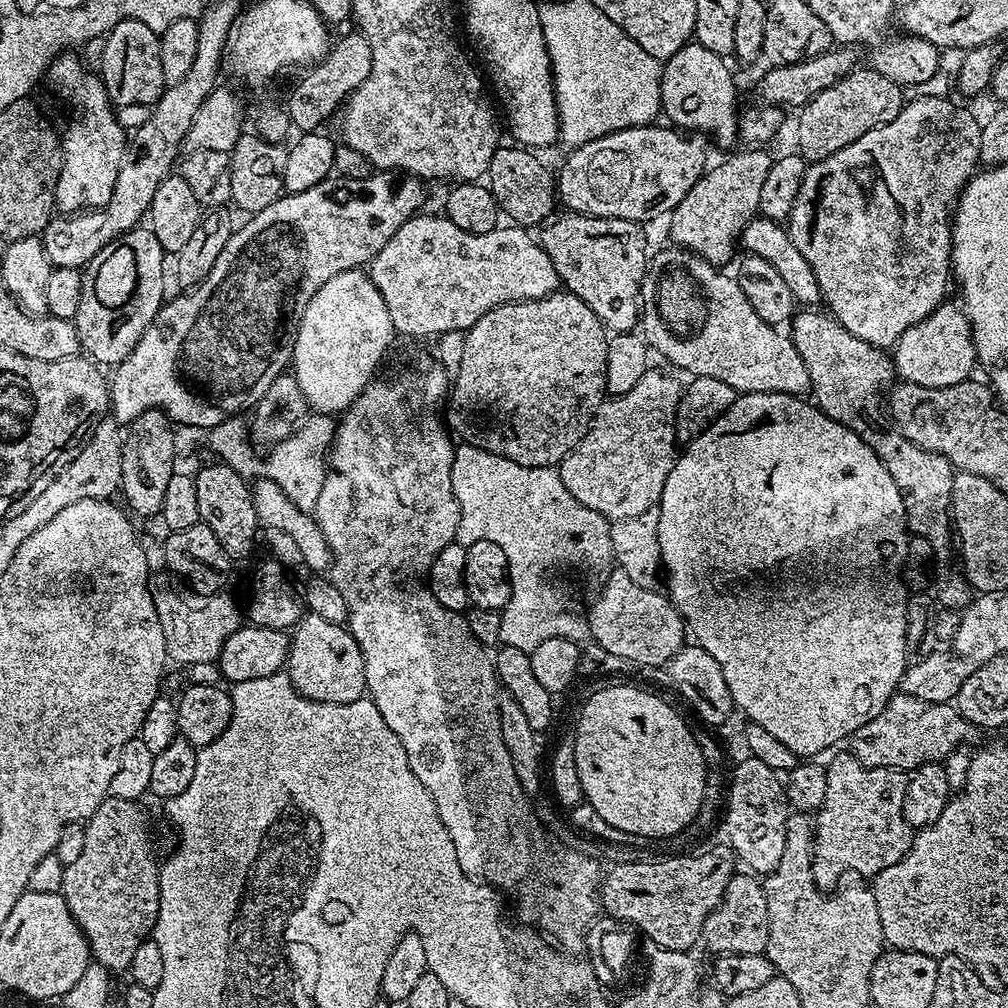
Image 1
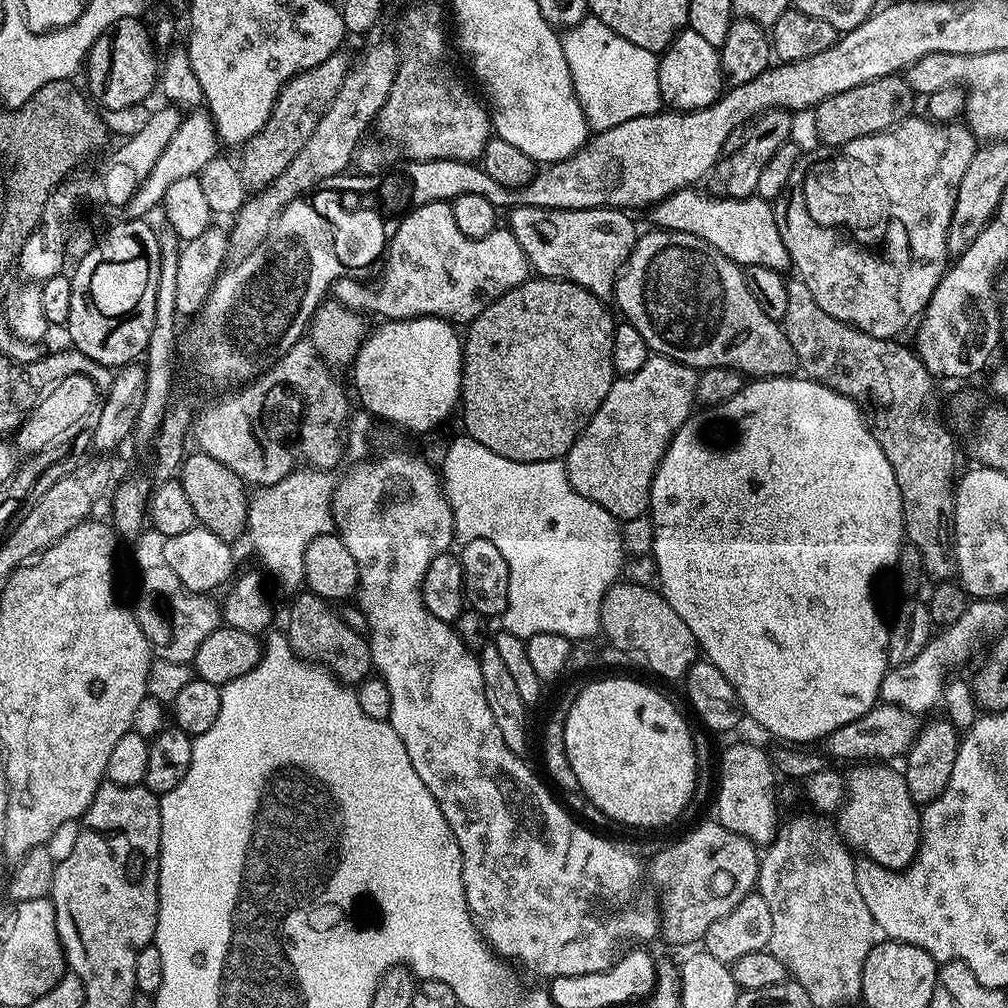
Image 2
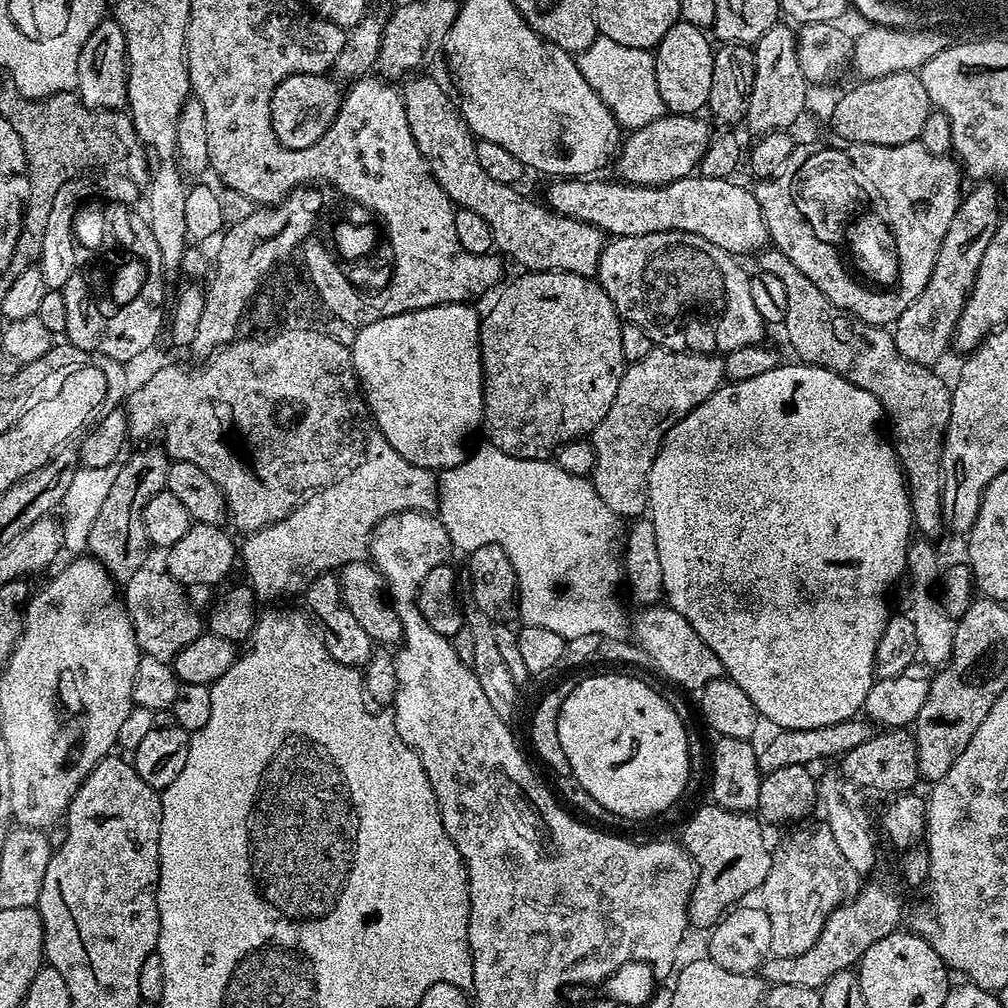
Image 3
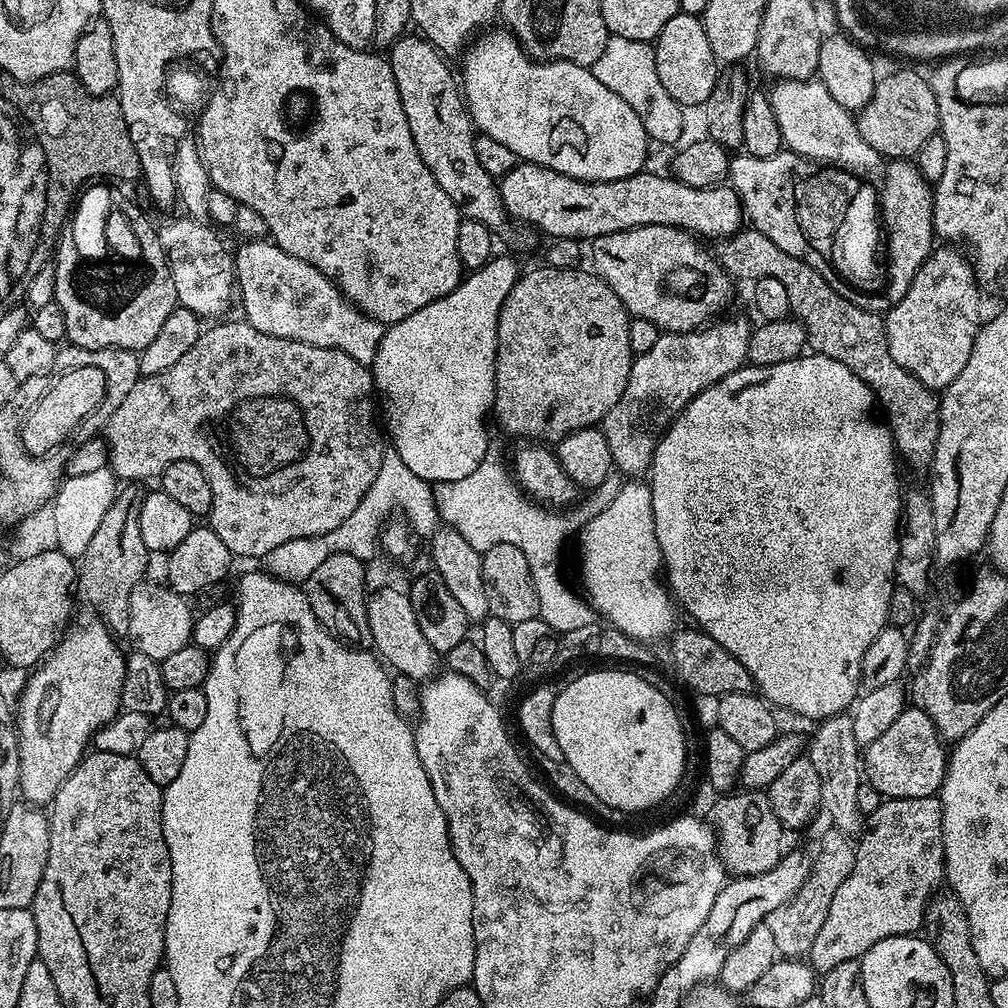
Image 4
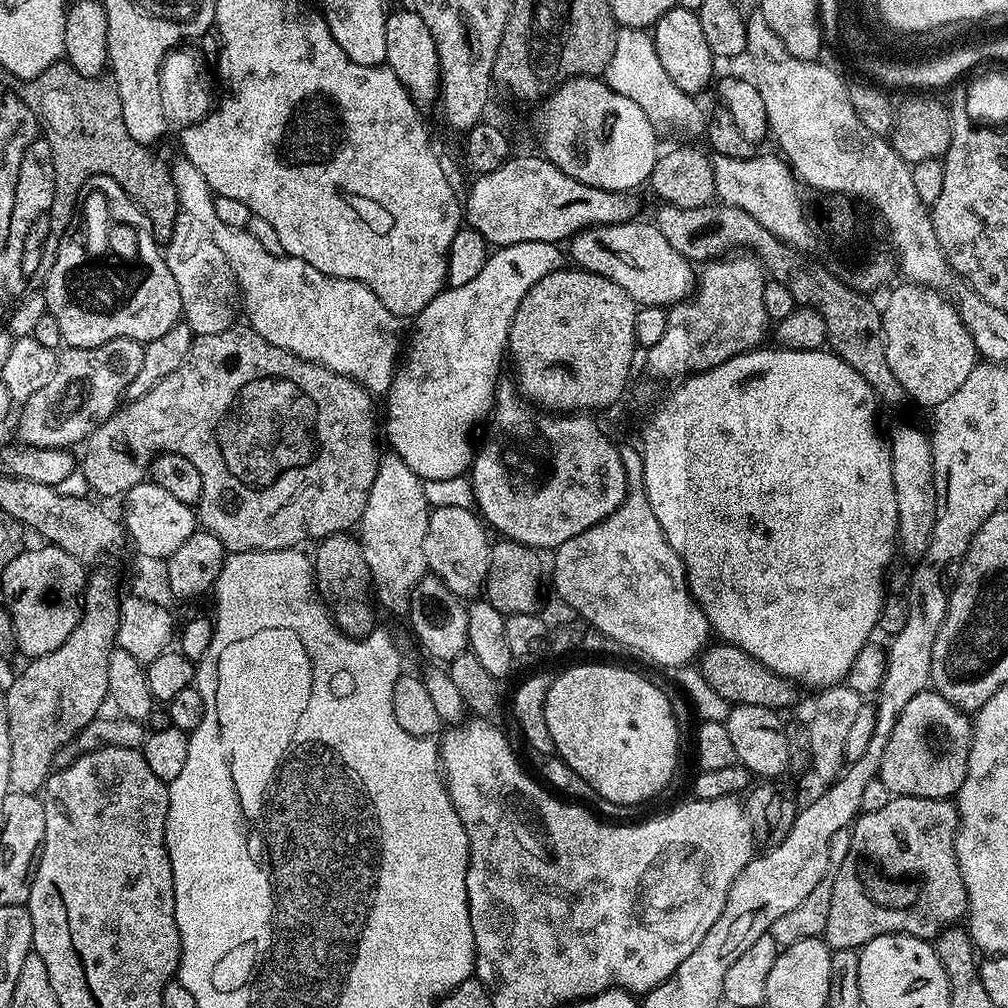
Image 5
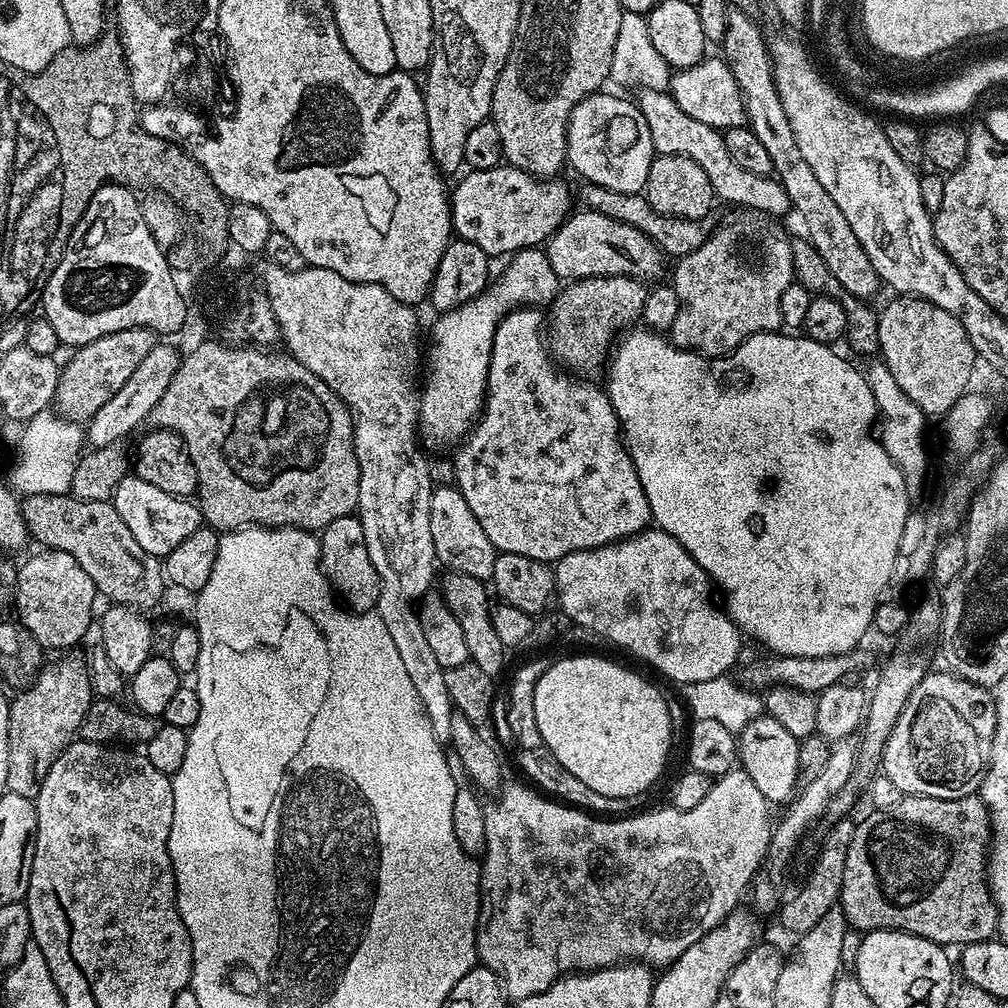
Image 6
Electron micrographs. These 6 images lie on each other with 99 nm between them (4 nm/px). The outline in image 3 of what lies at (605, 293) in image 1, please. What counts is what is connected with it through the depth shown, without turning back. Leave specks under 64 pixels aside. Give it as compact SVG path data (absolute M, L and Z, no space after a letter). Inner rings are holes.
M428 74L413 75L403 85L404 109L408 115L410 134L420 155L453 205L482 214L482 218L486 218L486 226L490 226L493 245L501 248L499 251L505 257L508 255L510 259L517 260L521 269L573 272L579 276L595 277L606 243L605 233L592 224L553 212L543 203L535 204L524 196L516 196L517 189L511 184L494 182L494 178L478 166L476 140L460 114L457 101L448 97L447 90L434 77L424 75Z

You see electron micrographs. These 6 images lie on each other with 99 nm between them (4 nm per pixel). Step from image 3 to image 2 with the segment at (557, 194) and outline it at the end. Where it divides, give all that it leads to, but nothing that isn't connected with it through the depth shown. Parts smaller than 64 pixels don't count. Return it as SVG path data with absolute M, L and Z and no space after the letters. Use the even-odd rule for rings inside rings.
M693 186L678 190L666 198L660 204L655 205L651 209L650 215L657 229L665 232L685 232L686 234L694 234L698 238L702 238L706 242L710 242L710 246L714 246L714 250L718 250L722 254L726 254L726 258L730 258L736 264L747 266L766 266L774 271L783 273L784 267L789 267L790 261L788 251L786 250L786 242L782 242L782 234L780 233L780 221L777 213L772 213L773 205L769 201L762 199L755 194L747 196L744 200L734 200L725 198L719 194L713 195L713 200L704 192L699 192L699 187Z

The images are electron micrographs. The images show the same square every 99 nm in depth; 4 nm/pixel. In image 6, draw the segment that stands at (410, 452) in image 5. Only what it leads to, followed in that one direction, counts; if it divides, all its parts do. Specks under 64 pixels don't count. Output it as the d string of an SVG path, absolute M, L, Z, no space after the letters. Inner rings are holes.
M522 248L506 263L504 274L498 279L495 277L474 299L436 318L430 350L426 352L428 374L418 398L419 429L436 442L463 437L479 417L487 395L494 334L505 315L524 305L551 303L559 292L560 281L543 249Z

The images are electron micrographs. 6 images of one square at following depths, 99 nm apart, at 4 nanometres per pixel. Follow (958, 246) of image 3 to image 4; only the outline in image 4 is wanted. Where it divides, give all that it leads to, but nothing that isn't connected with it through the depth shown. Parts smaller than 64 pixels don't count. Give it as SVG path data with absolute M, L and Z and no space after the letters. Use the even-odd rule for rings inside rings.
M933 247L918 274L914 274L910 290L884 316L890 358L927 388L948 388L962 374L970 350L974 350L974 338L982 323L980 291L972 261L959 247Z

